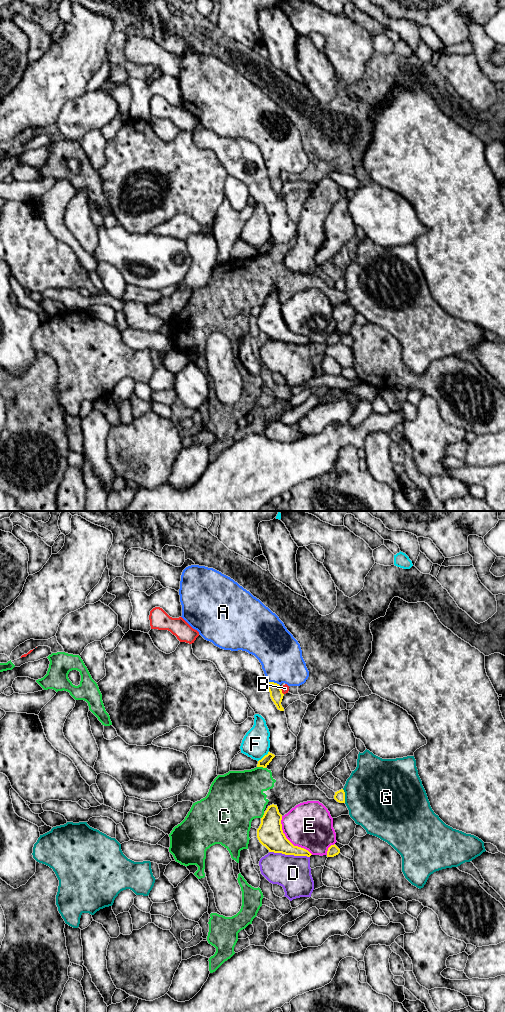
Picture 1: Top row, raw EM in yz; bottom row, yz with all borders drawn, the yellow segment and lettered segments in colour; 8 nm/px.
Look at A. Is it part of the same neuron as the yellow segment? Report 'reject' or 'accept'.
accept

